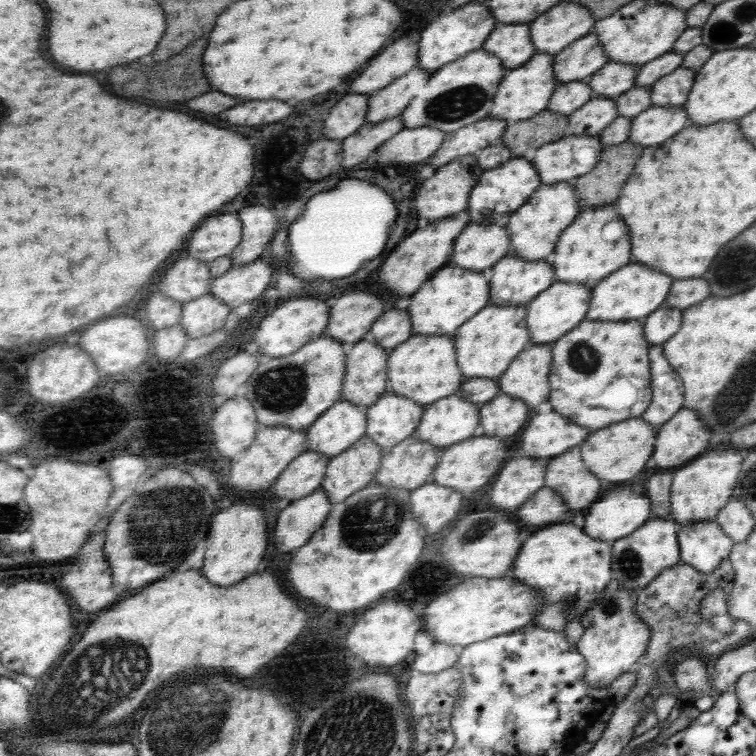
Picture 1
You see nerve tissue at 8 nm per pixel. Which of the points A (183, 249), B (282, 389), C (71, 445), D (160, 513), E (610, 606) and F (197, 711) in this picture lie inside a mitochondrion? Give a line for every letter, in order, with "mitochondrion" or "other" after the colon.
A: other
B: mitochondrion
C: other
D: mitochondrion
E: mitochondrion
F: mitochondrion

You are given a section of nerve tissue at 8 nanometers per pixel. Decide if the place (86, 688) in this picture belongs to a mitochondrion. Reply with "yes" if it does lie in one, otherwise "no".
yes

